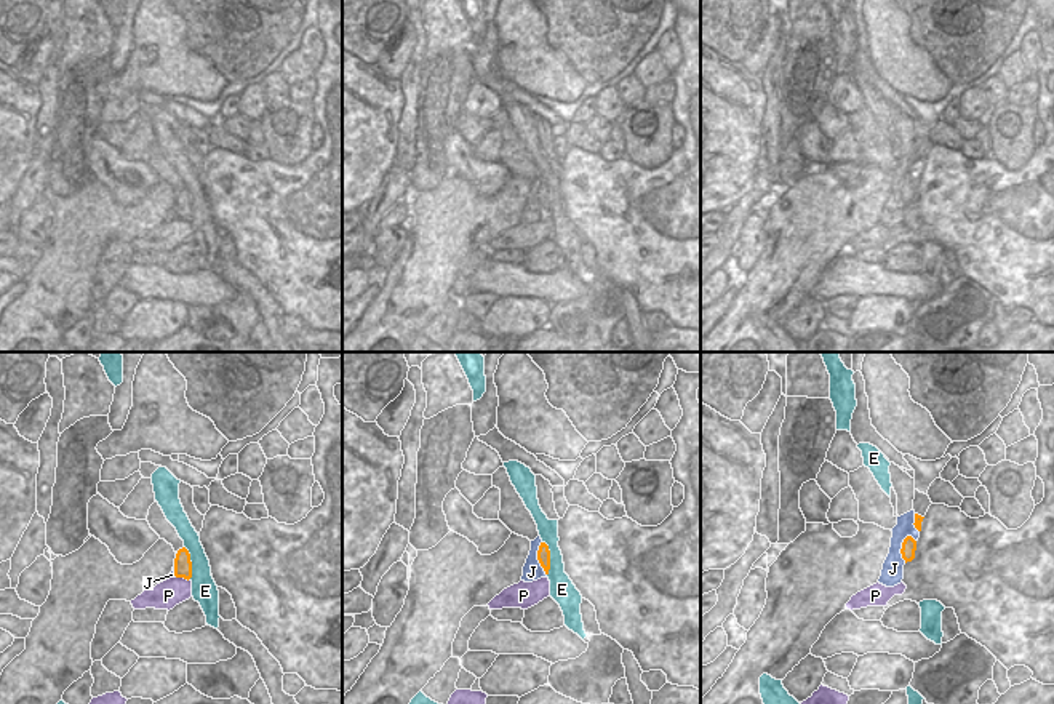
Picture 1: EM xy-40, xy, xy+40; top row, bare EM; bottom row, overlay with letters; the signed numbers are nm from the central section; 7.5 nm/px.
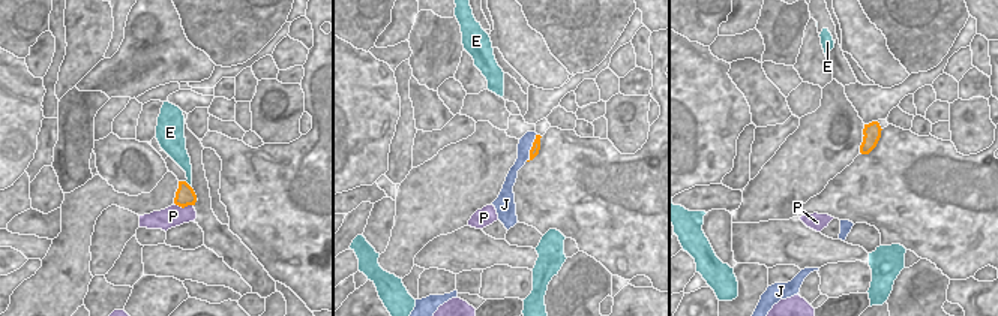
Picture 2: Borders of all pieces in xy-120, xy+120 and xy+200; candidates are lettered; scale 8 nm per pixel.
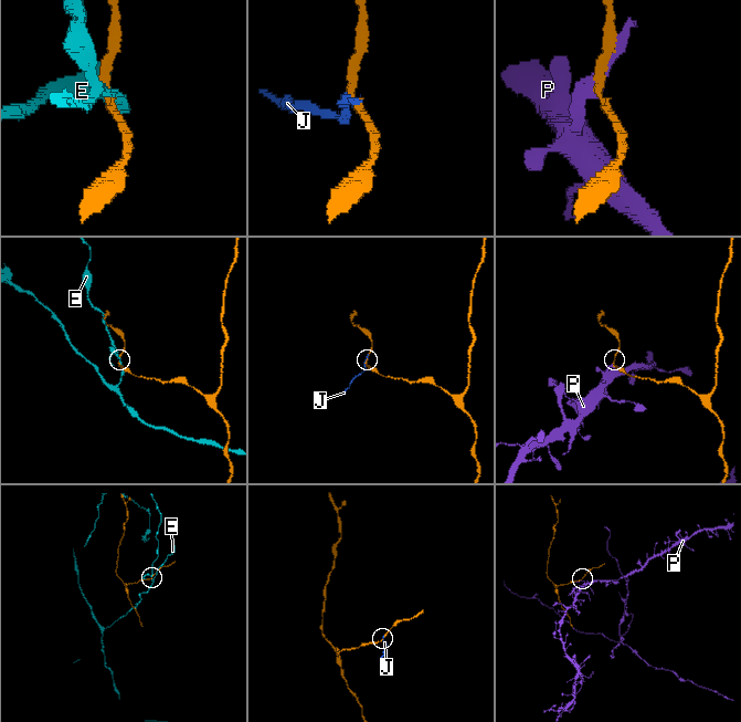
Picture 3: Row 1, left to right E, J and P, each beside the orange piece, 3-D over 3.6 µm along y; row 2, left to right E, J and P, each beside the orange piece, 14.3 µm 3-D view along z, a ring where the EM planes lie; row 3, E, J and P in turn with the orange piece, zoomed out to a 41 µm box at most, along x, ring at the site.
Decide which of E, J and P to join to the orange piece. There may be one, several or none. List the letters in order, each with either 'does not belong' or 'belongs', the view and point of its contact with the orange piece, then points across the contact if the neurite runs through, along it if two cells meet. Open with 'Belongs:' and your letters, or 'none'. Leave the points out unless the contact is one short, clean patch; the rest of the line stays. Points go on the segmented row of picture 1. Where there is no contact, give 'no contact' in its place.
Belongs: none
E: does not belong | xy (549, 559) | along xy (542, 541), (549, 551), (547, 575)
J: does not belong | xy+40 (902, 548) | along xy+40 (910, 535), (904, 540), (901, 549), (901, 557), (906, 562)
P: does not belong | xy-40 (183, 576)

